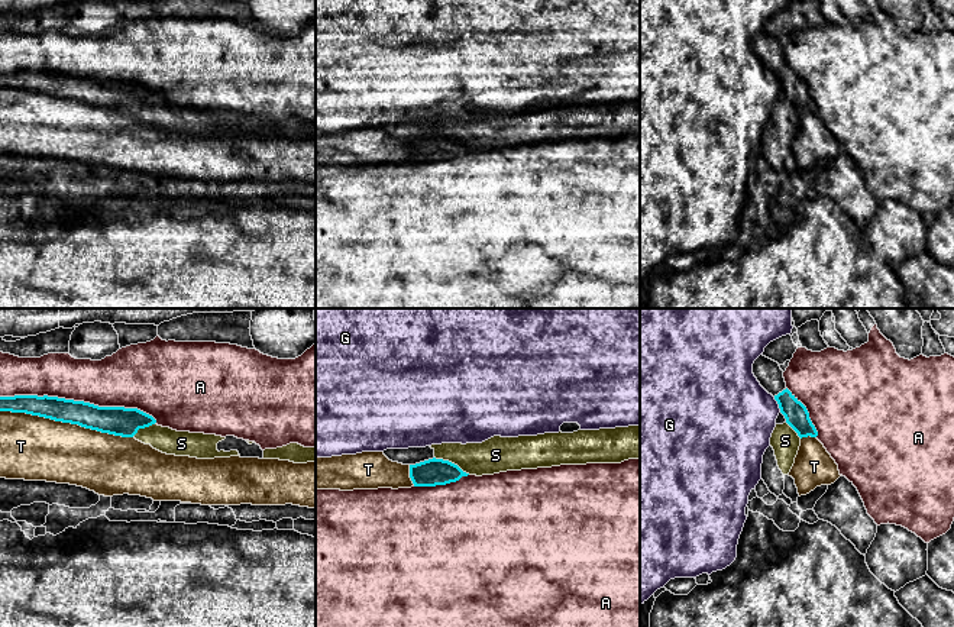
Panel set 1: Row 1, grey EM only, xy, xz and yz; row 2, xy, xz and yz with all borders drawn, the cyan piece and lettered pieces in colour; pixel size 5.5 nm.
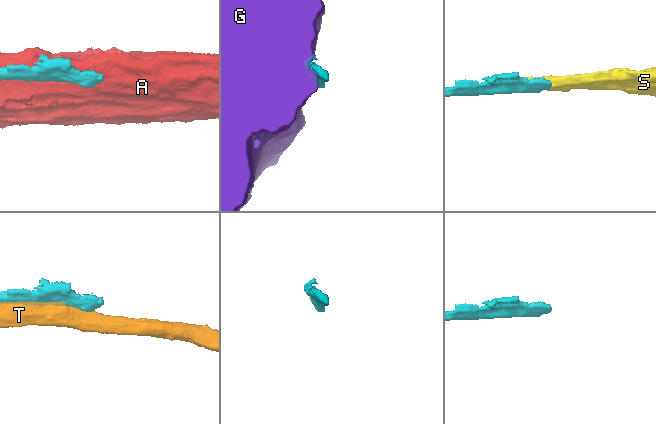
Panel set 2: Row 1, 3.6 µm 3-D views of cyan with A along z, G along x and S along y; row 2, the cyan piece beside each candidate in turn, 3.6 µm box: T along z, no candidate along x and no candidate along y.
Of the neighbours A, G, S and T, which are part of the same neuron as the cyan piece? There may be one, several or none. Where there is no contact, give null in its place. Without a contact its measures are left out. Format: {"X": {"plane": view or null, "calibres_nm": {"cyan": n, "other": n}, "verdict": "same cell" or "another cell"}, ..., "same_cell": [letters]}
{"A": {"plane": "xy", "calibres_nm": {"cyan": 160, "other": 280}, "verdict": "another cell"}, "G": {"plane": "yz", "calibres_nm": {"cyan": 130, "other": 440}, "verdict": "another cell"}, "S": {"plane": "xz", "calibres_nm": {"cyan": 150, "other": 190}, "verdict": "another cell"}, "T": {"plane": "xy", "calibres_nm": {"cyan": 150, "other": 360}, "verdict": "another cell"}, "same_cell": []}

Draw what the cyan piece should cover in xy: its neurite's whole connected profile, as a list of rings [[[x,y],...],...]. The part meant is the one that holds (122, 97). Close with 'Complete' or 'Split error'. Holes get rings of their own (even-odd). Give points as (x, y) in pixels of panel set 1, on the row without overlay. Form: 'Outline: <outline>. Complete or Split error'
Outline: [[[48,71],[0,72],[0,87],[26,88],[122,113],[133,113],[139,104],[156,98],[138,84],[98,83]]]. Complete

